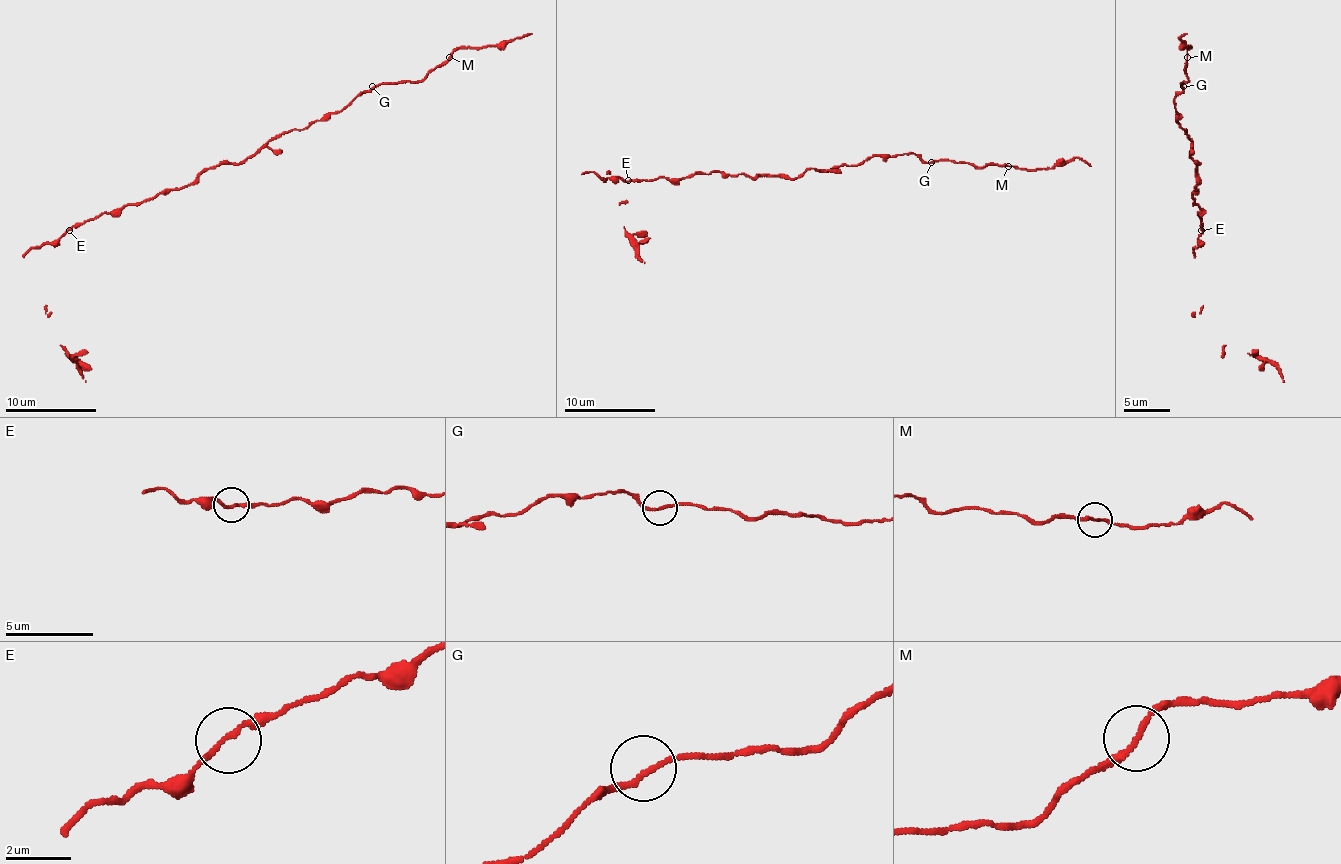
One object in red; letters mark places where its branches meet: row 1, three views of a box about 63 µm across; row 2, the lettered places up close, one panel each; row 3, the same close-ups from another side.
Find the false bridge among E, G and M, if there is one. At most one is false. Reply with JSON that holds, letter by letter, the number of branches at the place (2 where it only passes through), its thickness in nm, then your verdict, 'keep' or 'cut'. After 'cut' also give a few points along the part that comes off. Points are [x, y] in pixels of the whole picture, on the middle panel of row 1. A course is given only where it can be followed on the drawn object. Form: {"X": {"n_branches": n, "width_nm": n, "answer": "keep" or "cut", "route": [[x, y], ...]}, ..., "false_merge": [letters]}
{"E": {"n_branches": 2, "width_nm": 160, "answer": "keep"}, "G": {"n_branches": 2, "width_nm": 160, "answer": "keep"}, "M": {"n_branches": 2, "width_nm": 160, "answer": "keep"}, "false_merge": []}

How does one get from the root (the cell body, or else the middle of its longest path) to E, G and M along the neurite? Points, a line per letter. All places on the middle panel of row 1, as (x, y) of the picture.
E: (760, 176), (724, 176), (719, 171), (712, 171), (692, 173), (680, 180), (628, 180)
G: (760, 176), (799, 178), (808, 169), (829, 171), (845, 164), (856, 166), (874, 155), (913, 153), (931, 162)
M: (760, 176), (799, 178), (808, 169), (829, 171), (856, 166), (874, 155), (911, 153), (924, 162), (1009, 166)

